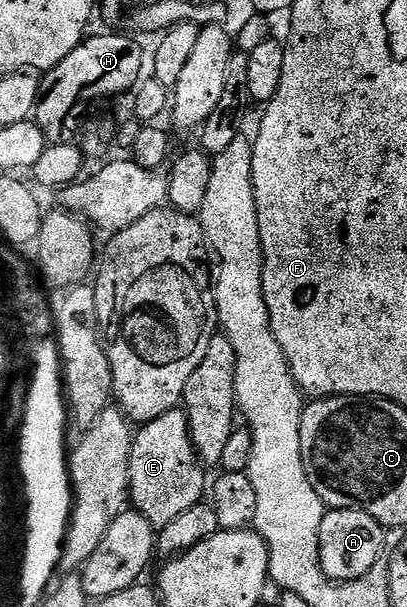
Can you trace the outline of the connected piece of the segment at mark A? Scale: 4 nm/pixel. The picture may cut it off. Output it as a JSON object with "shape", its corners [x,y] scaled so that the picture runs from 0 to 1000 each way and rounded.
{"shape":[[[823,837],[801,842],[794,860],[784,867],[784,926],[794,946],[808,956],[845,959],[887,956],[921,932],[921,926],[941,921],[951,903],[951,876],[912,847],[880,837]]]}

